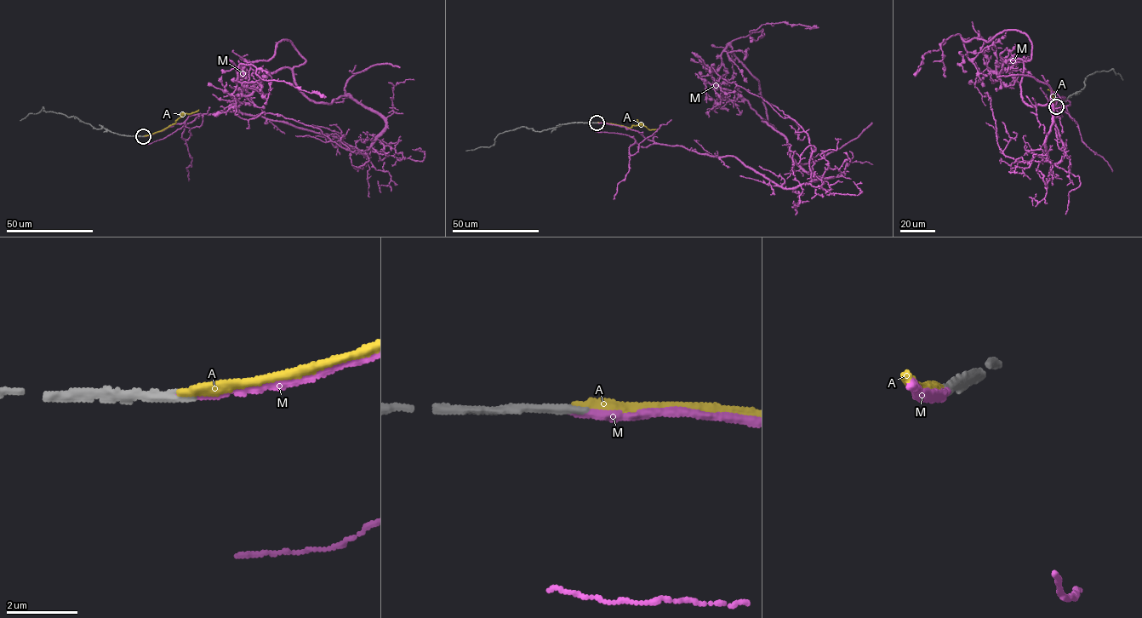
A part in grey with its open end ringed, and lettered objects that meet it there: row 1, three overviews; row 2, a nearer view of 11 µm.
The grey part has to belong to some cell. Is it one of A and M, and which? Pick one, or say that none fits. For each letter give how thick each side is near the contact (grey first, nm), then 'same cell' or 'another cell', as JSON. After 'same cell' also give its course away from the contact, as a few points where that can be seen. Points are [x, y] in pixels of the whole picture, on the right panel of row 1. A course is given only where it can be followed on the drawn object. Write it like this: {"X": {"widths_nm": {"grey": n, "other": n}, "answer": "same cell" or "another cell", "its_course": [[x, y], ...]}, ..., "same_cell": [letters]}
{"A": {"widths_nm": {"grey": 260, "other": 280}, "answer": "another cell"}, "M": {"widths_nm": {"grey": 280, "other": 240}, "answer": "same cell", "its_course": [[1056, 106], [1064, 96], [1062, 158], [1016, 161], [975, 87], [986, 55], [950, 37], [915, 76]]}, "same_cell": ["M"]}

